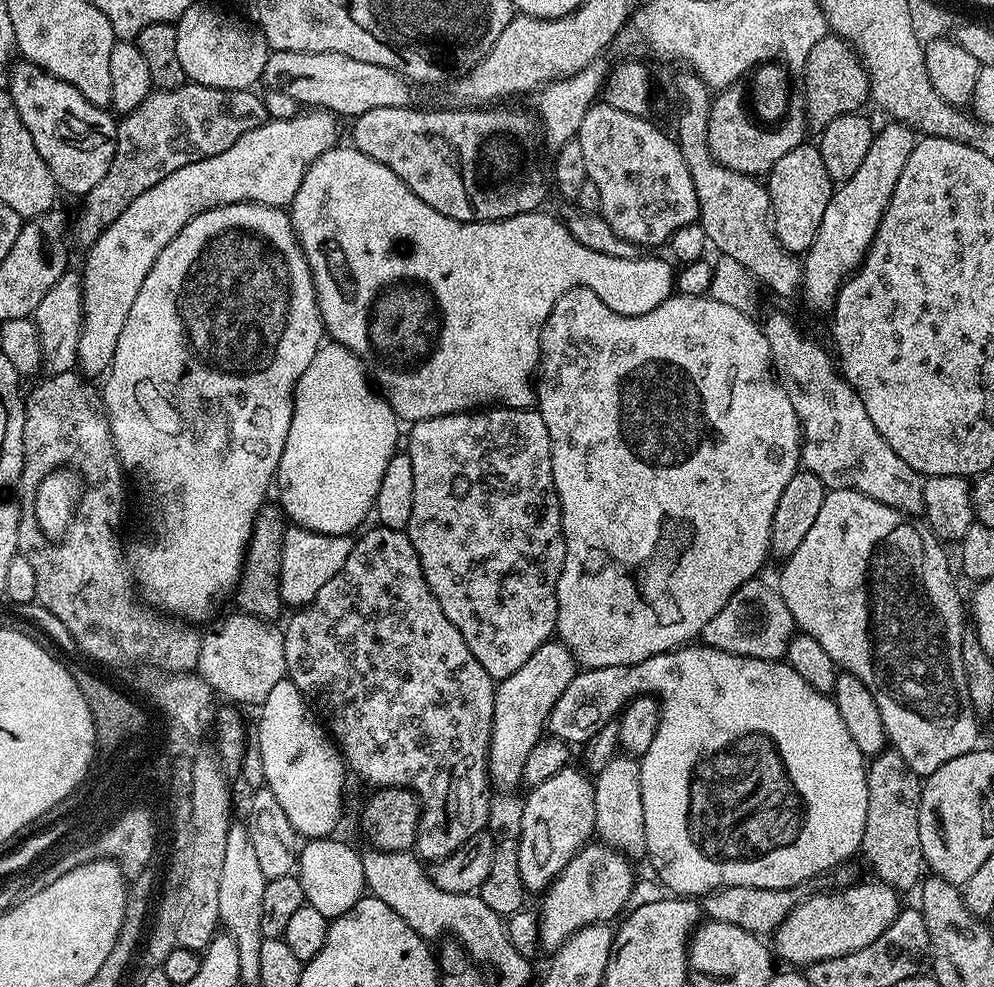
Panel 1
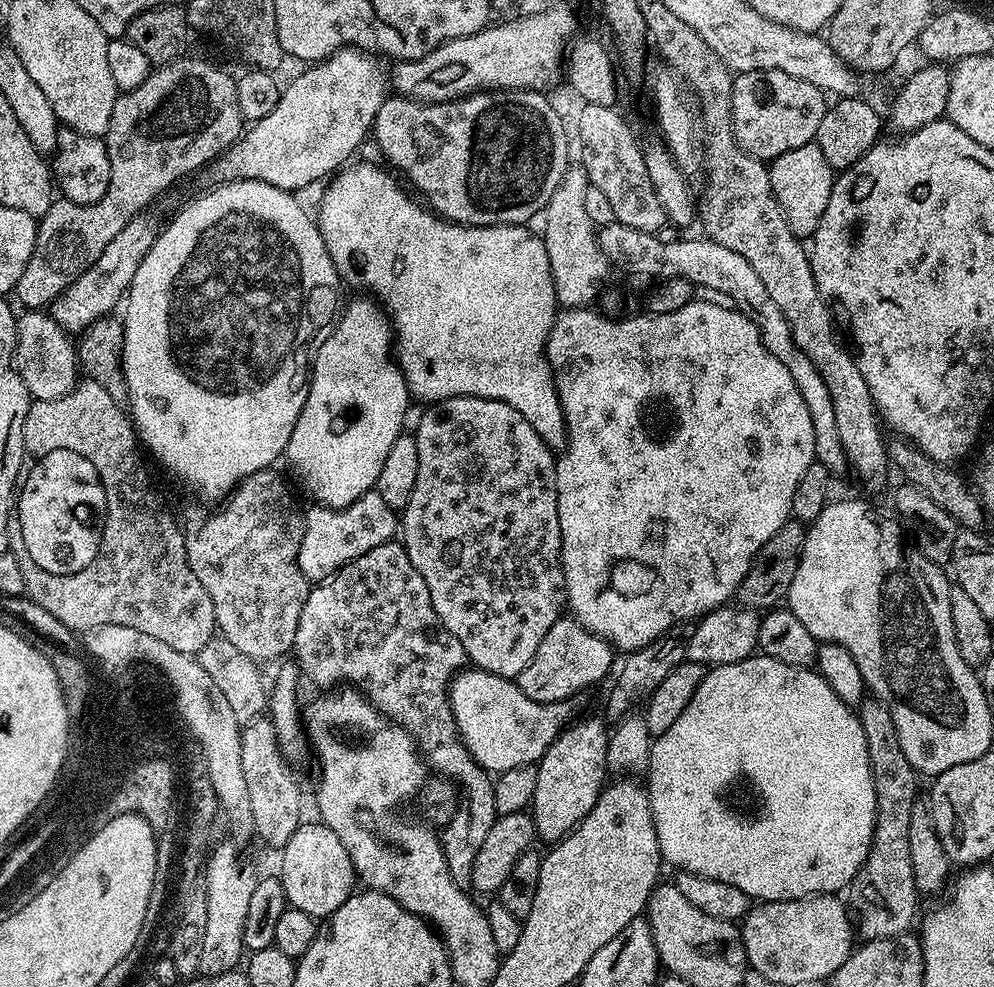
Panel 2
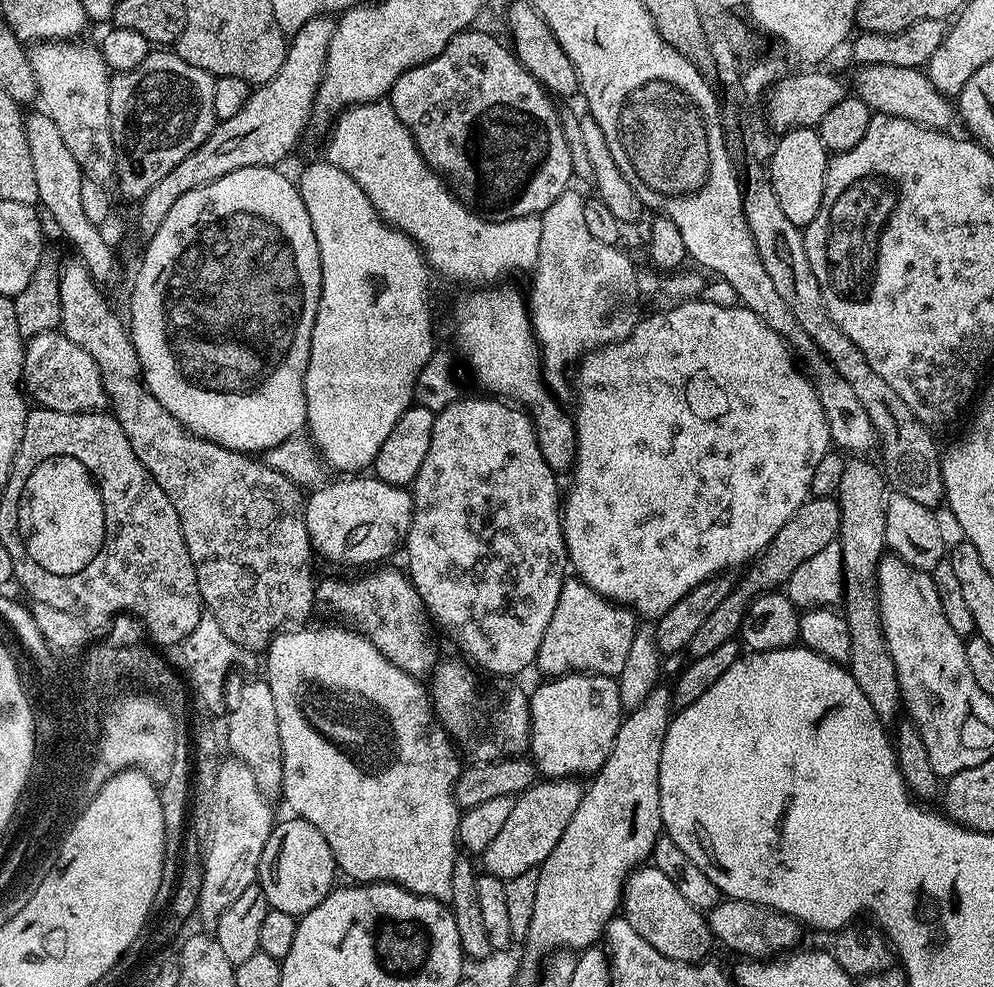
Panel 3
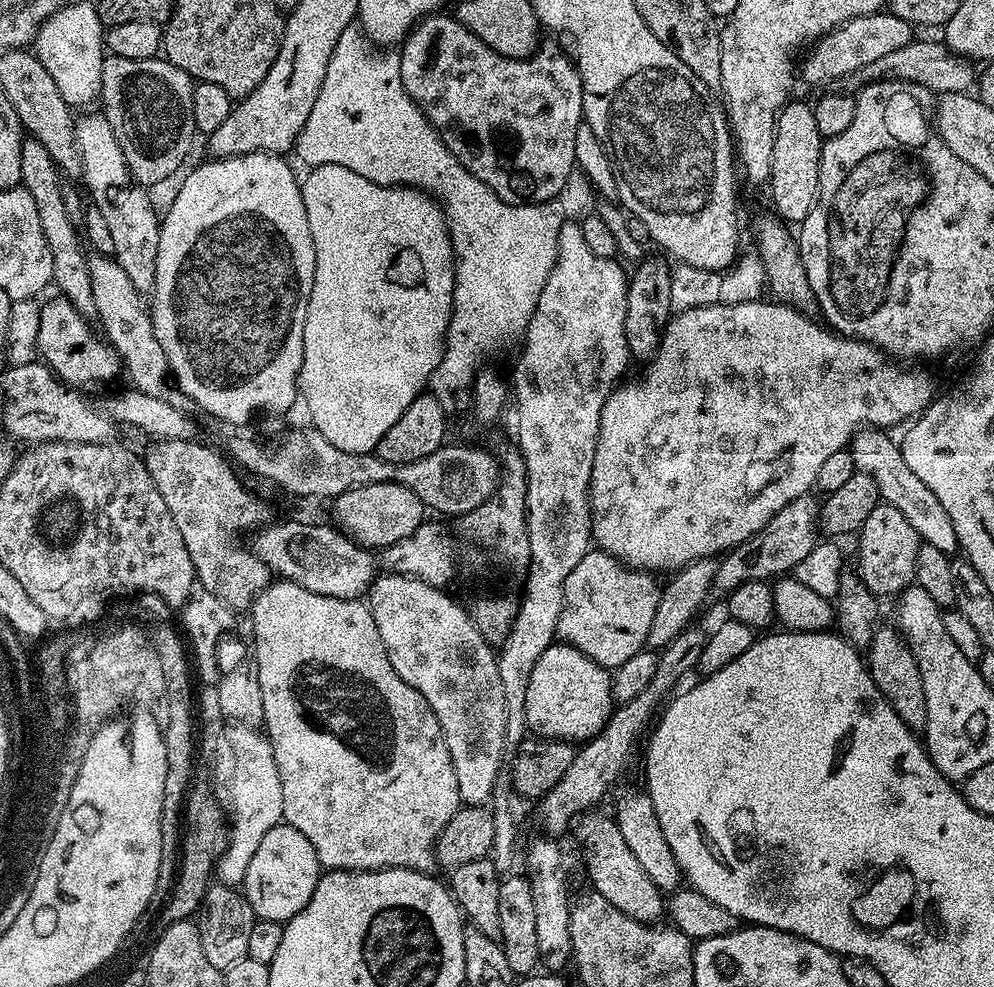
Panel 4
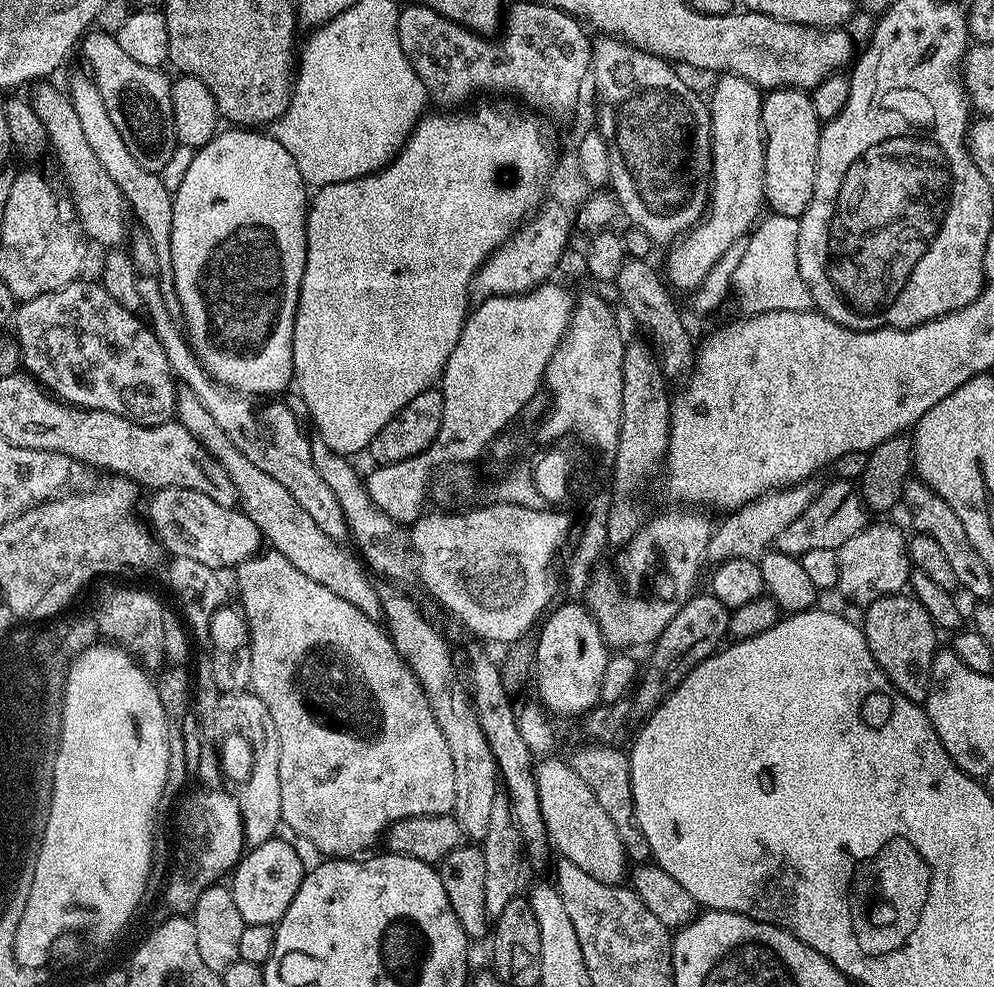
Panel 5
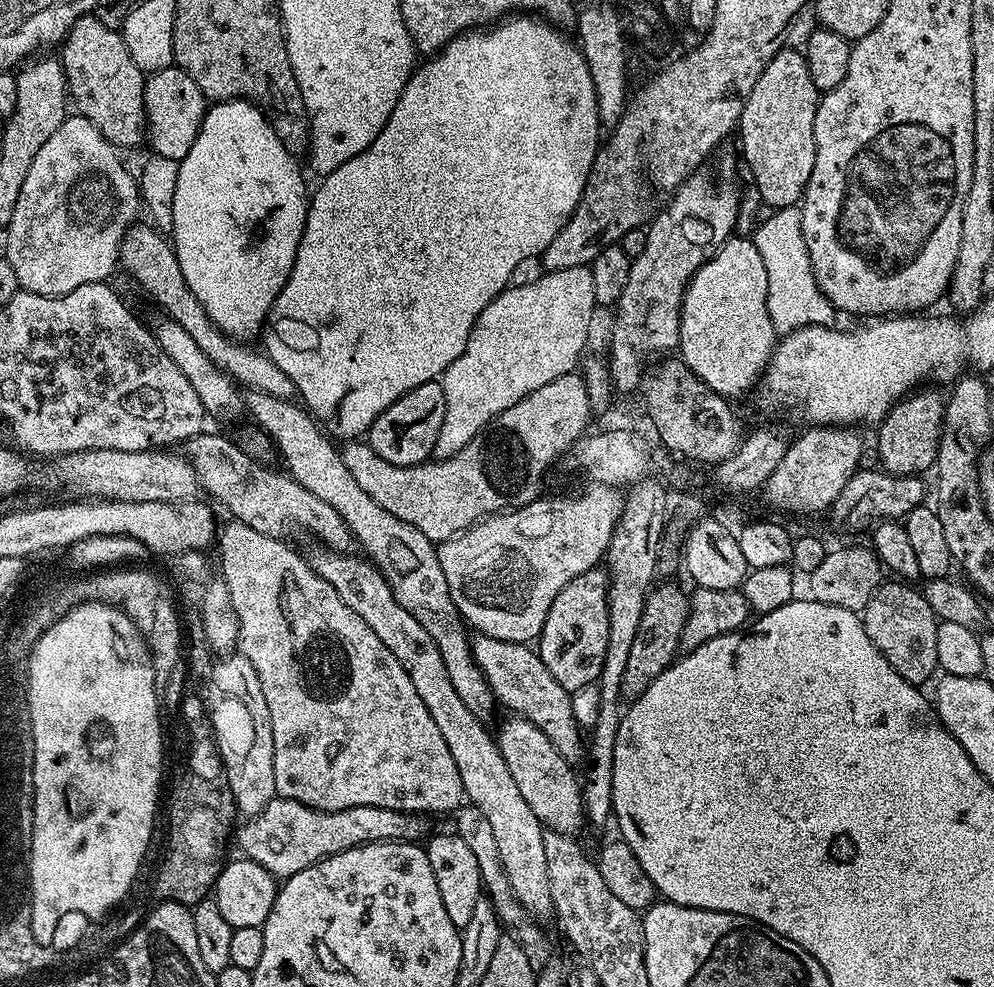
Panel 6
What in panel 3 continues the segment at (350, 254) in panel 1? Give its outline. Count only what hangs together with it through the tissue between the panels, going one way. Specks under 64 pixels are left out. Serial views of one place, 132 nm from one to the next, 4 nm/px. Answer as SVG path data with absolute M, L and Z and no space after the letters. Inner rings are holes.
M484 286L472 290L468 297L456 308L456 348L462 359L468 363L470 371L476 375L476 380L485 388L485 393L496 398L507 398L517 405L523 406L536 429L536 441L542 450L542 458L546 458L546 466L557 474L562 474L576 460L576 428L573 417L555 400L543 375L538 345L532 335L530 308L512 288L508 286Z

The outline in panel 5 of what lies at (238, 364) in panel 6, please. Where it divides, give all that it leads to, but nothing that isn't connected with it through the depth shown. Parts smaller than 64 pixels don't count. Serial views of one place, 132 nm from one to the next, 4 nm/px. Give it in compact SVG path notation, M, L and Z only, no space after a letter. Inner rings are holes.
M48 82L41 83L37 88L40 89L31 93L30 99L42 126L46 126L51 151L56 151L64 176L72 187L70 199L83 235L89 241L97 240L98 243L105 244L105 249L119 249L128 236L128 220L130 224L130 209L122 190L118 190L114 178L102 170L102 162L98 162L93 148L88 145L78 122L78 114L74 114L71 99L65 93L63 96L58 89L51 88Z

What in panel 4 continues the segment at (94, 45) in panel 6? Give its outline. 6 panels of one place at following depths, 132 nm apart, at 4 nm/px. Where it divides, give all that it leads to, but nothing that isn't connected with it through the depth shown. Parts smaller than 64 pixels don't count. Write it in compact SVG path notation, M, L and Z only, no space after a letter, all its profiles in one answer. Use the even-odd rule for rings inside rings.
M105 55L100 100L104 117L110 122L114 138L118 138L118 146L122 146L128 169L138 183L145 186L160 184L171 172L179 170L180 163L187 158L192 148L192 139L198 136L194 122L194 81L186 74L186 70L178 70L178 66L163 58L135 60Z

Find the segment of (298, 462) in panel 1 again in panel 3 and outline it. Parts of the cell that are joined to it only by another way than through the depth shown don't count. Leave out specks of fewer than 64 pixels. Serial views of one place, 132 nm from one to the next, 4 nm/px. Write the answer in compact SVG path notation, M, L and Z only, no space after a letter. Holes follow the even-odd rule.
M327 162L312 164L298 179L300 197L306 206L306 214L310 214L310 226L314 226L314 234L320 251L320 269L322 270L322 290L318 302L318 314L312 331L310 342L310 358L306 366L306 378L304 379L304 393L306 394L306 406L308 407L308 419L306 421L307 431L310 433L310 440L315 445L316 451L320 454L323 462L329 469L337 468L340 474L360 474L371 469L376 460L378 450L382 450L382 442L394 430L394 422L402 418L402 414L414 403L412 391L416 385L418 374L428 365L428 360L434 354L432 348L432 296L428 293L428 276L430 268L426 263L423 248L413 242L411 237L399 229L393 228L387 220L384 220L376 213L370 198L346 174L346 170L338 170L338 166Z

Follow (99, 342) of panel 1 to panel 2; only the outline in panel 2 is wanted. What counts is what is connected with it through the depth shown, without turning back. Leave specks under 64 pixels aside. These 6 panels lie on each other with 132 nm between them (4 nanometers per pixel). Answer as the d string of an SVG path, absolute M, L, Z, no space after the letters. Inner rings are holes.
M339 48L332 56L327 56L325 60L305 67L308 68L305 72L298 73L288 85L286 83L283 85L280 97L278 98L278 106L274 106L274 110L270 110L270 114L266 114L266 118L255 121L255 123L241 135L240 139L227 150L226 154L221 155L219 159L215 161L214 167L216 167L217 176L215 179L220 182L227 182L229 180L261 180L270 186L286 190L289 194L299 193L299 188L308 188L311 184L318 183L319 180L321 180L321 182L327 181L329 177L339 172L341 168L345 167L345 165L353 159L351 156L355 154L356 147L358 147L364 139L369 139L372 123L378 114L378 106L382 106L382 102L389 95L390 76L386 68L383 68L379 63L383 64L371 52L363 52L360 48Z

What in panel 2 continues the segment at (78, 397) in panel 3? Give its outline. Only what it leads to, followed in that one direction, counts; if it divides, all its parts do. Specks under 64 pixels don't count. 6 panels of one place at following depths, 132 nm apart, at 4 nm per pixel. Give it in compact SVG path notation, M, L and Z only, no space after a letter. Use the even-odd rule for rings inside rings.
M24 310L17 315L14 363L16 373L22 378L32 400L53 400L65 396L78 383L77 345L73 337L44 310Z

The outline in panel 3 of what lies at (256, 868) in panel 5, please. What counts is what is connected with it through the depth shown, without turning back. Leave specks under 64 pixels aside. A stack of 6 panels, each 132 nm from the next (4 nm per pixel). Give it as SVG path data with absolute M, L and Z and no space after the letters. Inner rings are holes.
M299 818L287 819L272 825L266 850L262 850L258 883L266 894L269 908L299 918L314 910L322 898L332 893L338 869L326 838L322 838L316 827Z

